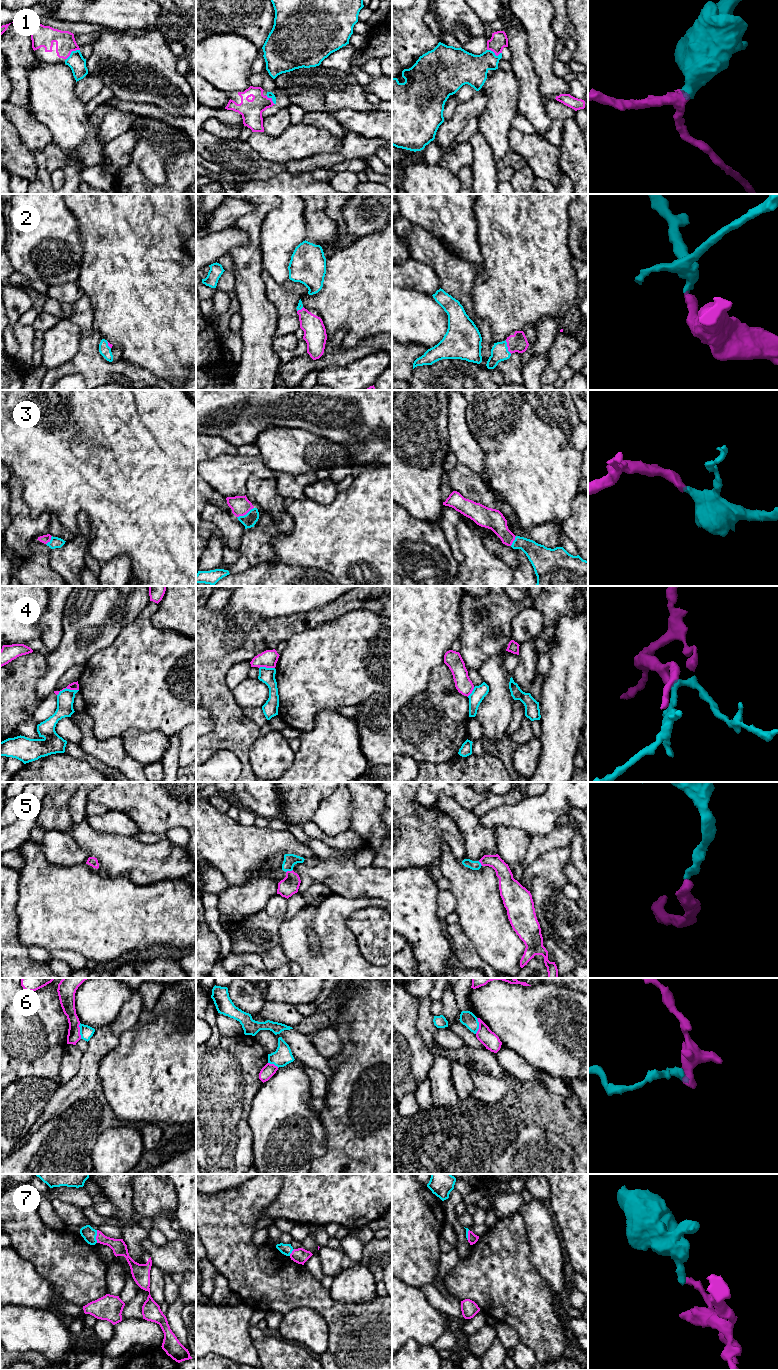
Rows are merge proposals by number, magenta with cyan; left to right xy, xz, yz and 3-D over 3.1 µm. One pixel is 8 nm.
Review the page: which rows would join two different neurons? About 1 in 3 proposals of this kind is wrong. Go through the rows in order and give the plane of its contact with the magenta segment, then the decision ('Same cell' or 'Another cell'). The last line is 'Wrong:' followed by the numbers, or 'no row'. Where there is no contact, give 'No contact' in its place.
1: Touches magenta in xy. Same cell
2: Touches magenta in yz. Same cell
3: Touches magenta in xz. Same cell
4: Touches magenta in xy. Another cell
5: Touches magenta in xz. Same cell
6: Touches magenta in xy. Same cell
7: Touches magenta in xy. Another cell
Wrong: 4, 7

